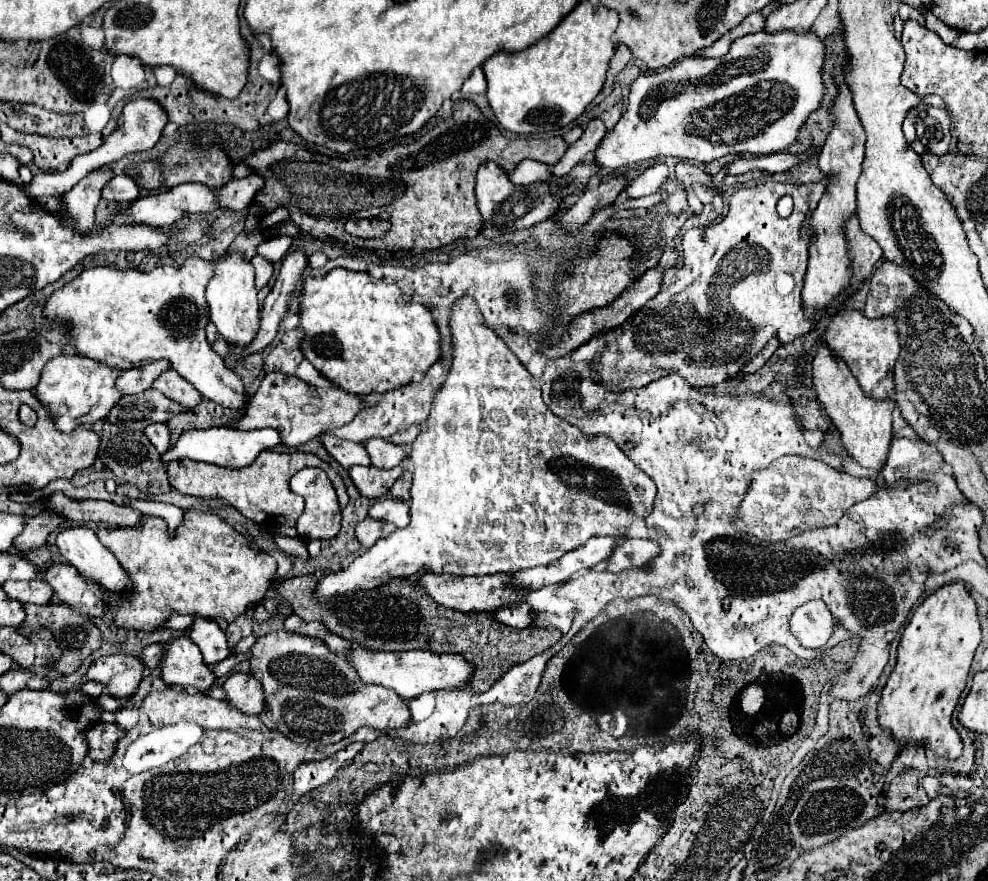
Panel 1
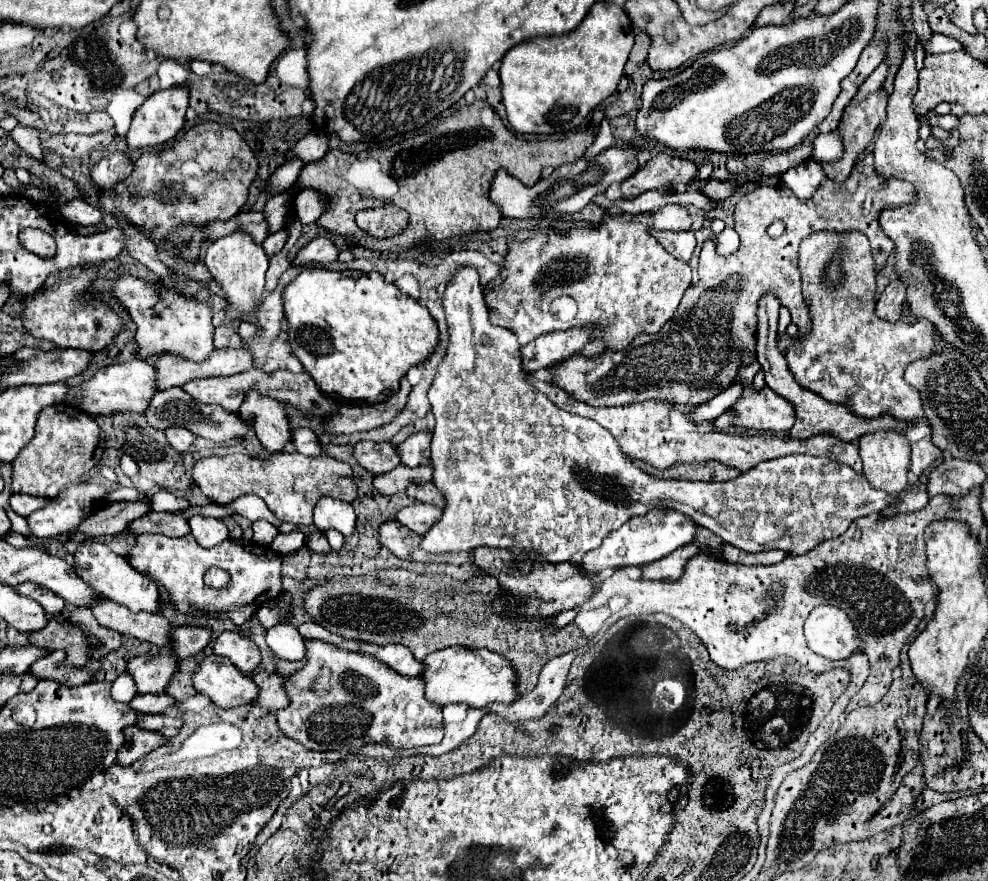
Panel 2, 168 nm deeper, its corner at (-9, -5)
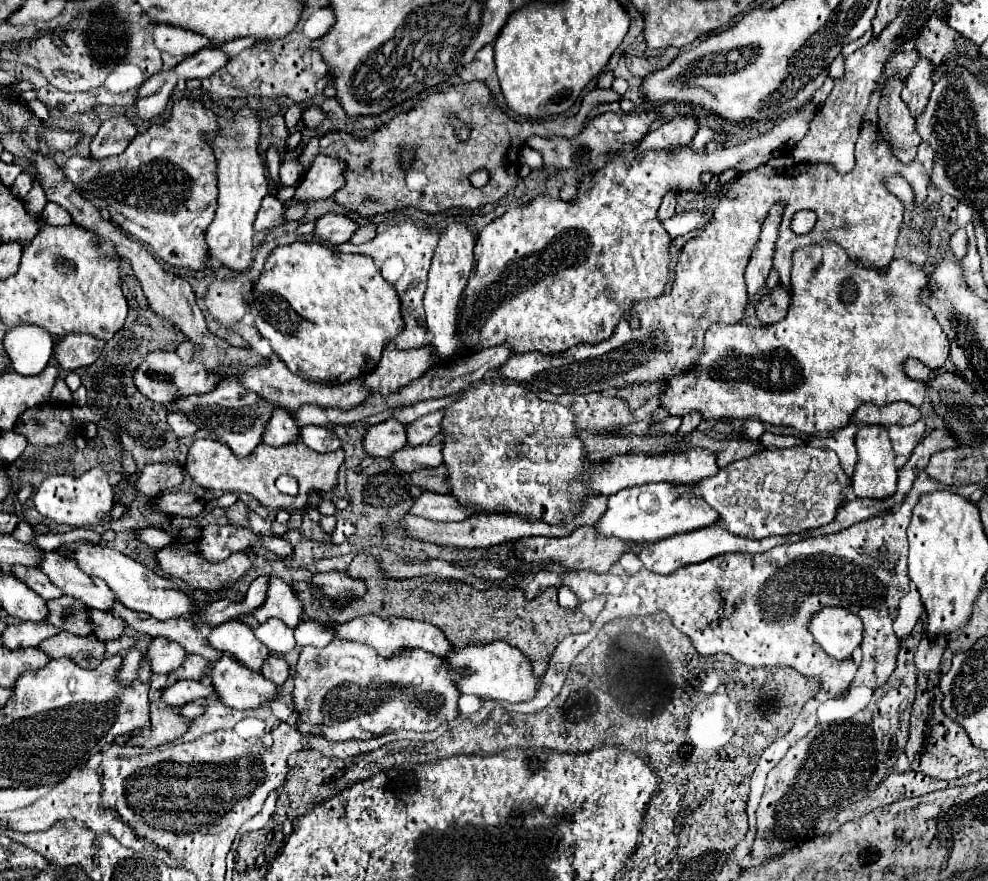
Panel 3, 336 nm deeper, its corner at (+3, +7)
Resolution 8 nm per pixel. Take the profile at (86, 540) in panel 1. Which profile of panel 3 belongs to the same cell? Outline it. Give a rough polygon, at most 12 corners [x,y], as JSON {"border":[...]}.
{"border":[[80,542],[74,562],[116,600],[156,620],[196,608],[170,580],[122,552]]}

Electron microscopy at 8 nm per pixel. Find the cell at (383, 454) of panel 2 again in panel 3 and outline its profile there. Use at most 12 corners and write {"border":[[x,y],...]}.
{"border":[[394,418],[368,426],[364,452],[388,458],[406,446],[404,424]]}

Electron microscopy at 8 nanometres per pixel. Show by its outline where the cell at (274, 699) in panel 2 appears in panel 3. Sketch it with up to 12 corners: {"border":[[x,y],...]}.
{"border":[[270,656],[260,672],[282,686],[290,668],[280,656]]}

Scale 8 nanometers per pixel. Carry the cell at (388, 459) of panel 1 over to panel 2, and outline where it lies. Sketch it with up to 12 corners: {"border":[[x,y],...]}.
{"border":[[416,432],[398,446],[402,464],[428,464],[432,432]]}

